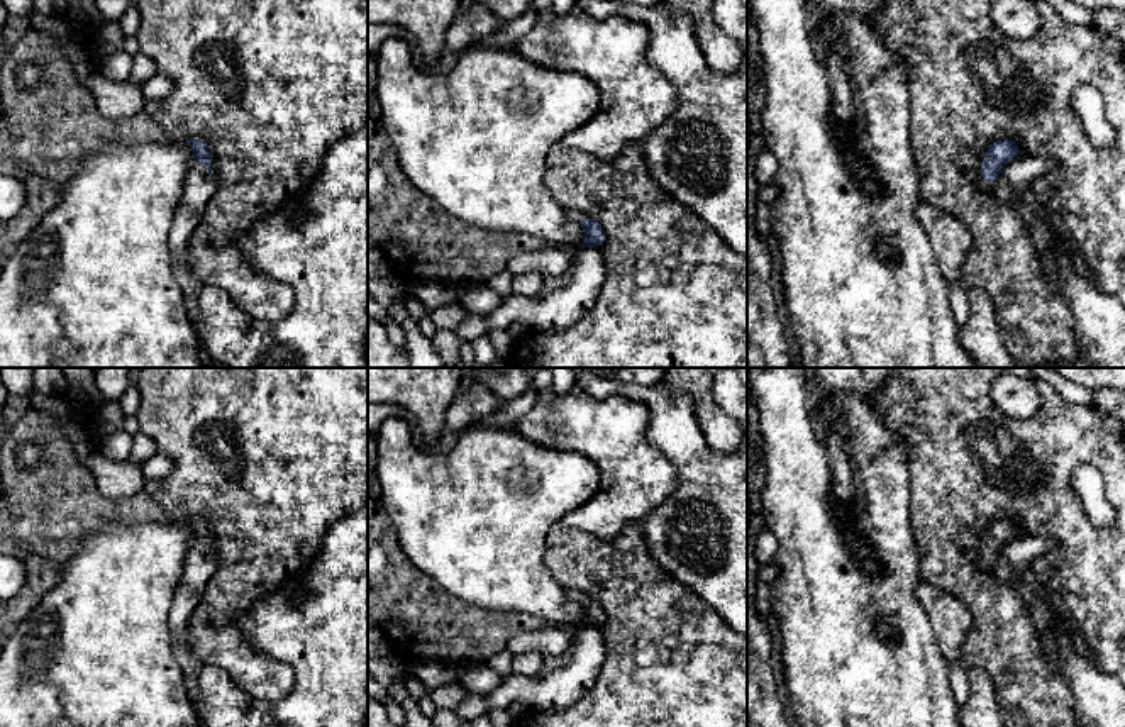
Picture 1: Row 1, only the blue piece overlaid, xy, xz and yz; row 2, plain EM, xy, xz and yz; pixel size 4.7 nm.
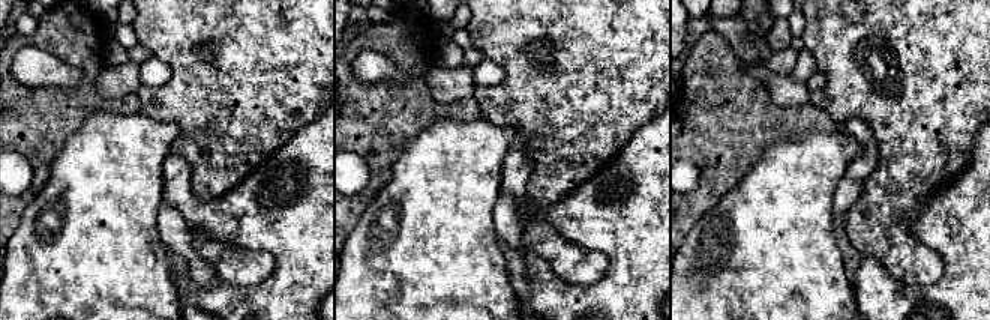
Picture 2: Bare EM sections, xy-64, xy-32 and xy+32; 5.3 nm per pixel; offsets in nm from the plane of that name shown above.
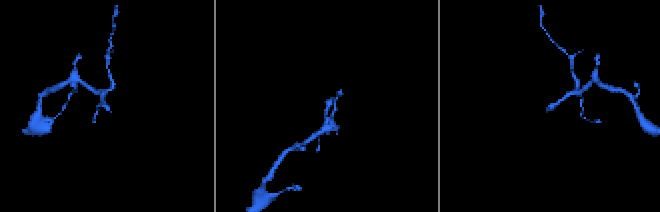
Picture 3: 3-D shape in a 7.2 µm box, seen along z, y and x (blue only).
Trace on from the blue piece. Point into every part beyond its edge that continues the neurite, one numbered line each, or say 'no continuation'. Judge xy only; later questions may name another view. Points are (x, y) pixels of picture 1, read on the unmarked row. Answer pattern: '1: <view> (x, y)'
1: xy (199, 566)

